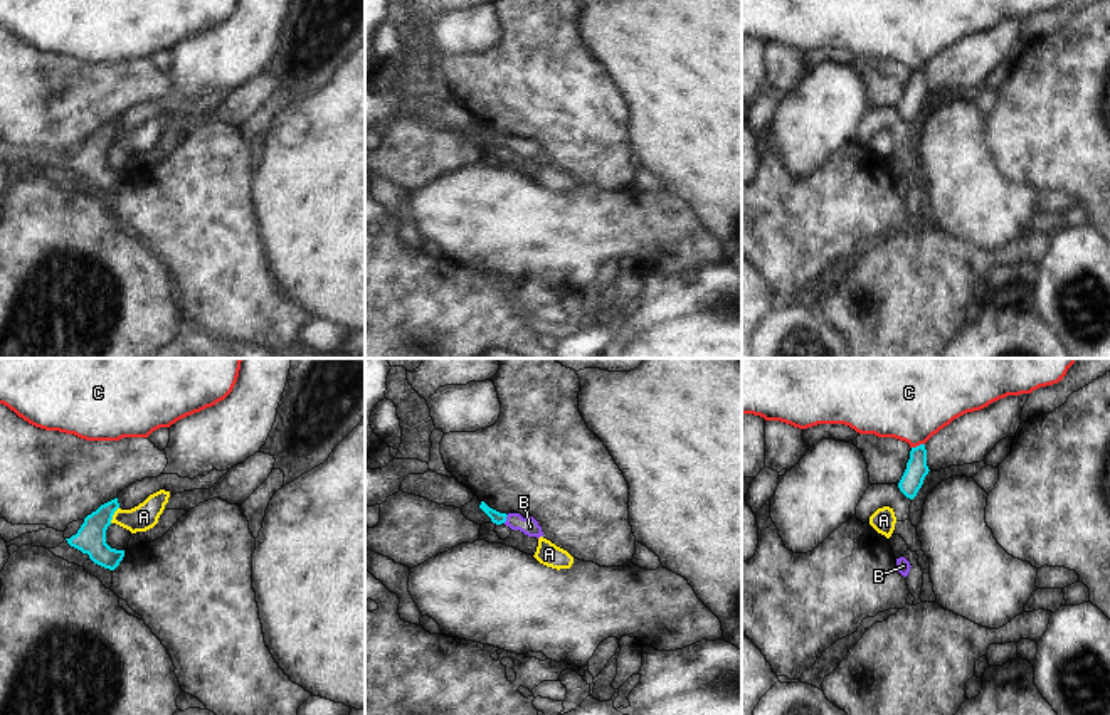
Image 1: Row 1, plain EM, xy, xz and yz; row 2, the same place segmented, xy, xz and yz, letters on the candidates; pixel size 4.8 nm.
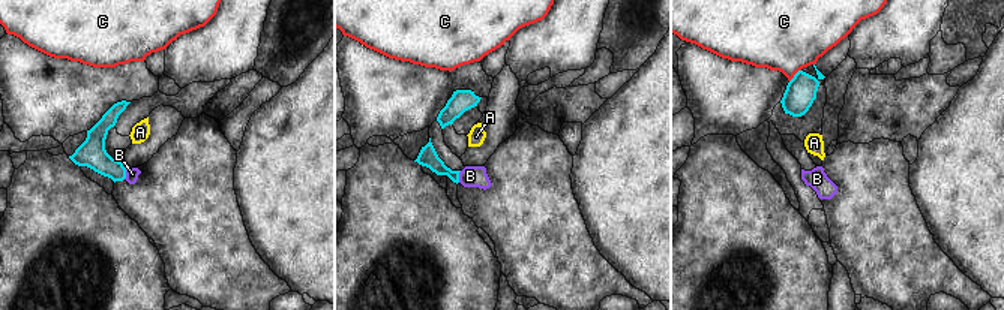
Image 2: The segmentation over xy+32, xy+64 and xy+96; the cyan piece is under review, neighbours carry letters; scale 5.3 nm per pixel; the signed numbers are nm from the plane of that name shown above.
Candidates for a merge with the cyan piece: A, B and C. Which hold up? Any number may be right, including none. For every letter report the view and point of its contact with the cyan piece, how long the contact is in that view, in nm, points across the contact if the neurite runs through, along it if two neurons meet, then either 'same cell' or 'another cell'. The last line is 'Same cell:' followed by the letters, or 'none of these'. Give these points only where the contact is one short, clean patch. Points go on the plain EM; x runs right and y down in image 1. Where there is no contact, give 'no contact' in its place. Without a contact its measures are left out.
A: xy (113, 137) | 90 nm | along xy (118, 130), (110, 145) | another cell
B: xz (505, 142) | 50 nm | across xz (496, 140), (505, 142), (530, 150) | same cell
C: yz (917, 69) | 70 nm | another cell
Same cell: B

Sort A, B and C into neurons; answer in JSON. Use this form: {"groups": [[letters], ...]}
{"groups": [["A"], ["B"], ["C"]]}

